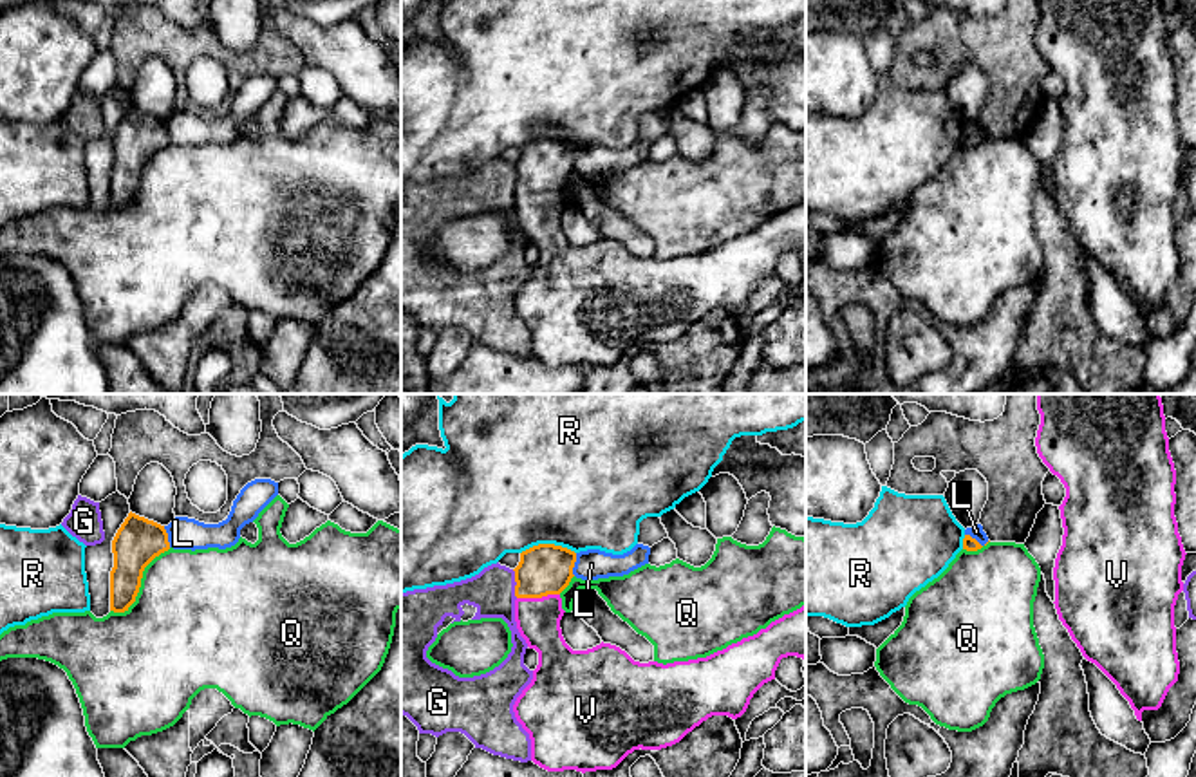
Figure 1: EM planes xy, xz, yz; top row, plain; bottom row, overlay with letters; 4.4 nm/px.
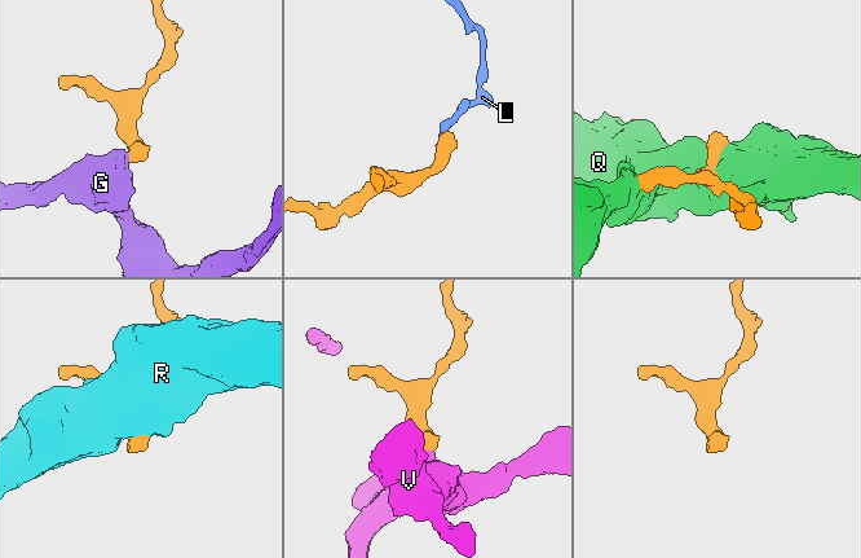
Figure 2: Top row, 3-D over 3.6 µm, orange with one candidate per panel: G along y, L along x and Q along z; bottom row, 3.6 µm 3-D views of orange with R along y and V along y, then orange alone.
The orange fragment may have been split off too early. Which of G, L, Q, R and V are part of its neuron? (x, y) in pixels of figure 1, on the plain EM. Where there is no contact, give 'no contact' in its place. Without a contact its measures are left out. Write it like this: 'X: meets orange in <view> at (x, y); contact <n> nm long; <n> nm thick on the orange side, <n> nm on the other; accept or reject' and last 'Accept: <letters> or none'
G: meets orange in xz at (517, 179); contact 130 nm long; 220 nm thick on the orange side, 200 nm on the other; reject
L: meets orange in xz at (573, 159); contact 110 nm long; 220 nm thick on the orange side, 140 nm on the other; reject
Q: meets orange in xy at (140, 179); contact 400 nm long; 200 nm thick on the orange side, 480 nm on the other; reject
R: meets orange in xz at (548, 140); contact 240 nm long; 220 nm thick on the orange side, 500 nm on the other; reject
V: meets orange in xz at (537, 192); contact 190 nm long; 220 nm thick on the orange side, 190 nm on the other; accept
Accept: V

